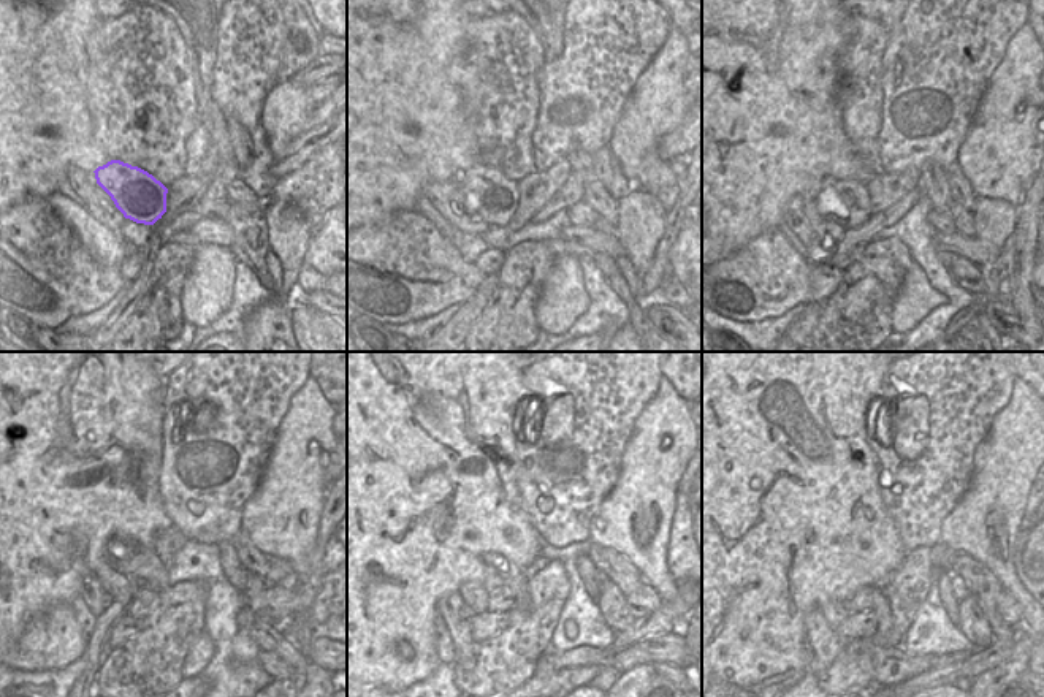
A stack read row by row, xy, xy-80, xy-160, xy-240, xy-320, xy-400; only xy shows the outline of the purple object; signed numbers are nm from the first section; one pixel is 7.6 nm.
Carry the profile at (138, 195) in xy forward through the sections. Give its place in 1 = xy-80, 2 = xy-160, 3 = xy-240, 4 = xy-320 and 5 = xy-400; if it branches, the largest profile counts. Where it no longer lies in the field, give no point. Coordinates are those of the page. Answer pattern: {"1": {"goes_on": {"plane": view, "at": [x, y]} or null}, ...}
{"1": {"goes_on": {"plane": "xy-80", "at": [496, 197]}}, "2": {"goes_on": {"plane": "xy-160", "at": [846, 201]}}, "3": {"goes_on": {"plane": "xy-240", "at": [144, 566]}}, "4": {"goes_on": {"plane": "xy-320", "at": [517, 580]}}, "5": {"goes_on": {"plane": "xy-400", "at": [886, 604]}}}

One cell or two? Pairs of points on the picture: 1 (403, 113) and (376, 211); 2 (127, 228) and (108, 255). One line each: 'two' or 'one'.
1: one
2: two

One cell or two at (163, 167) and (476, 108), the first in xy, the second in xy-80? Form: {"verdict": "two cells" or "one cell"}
{"verdict": "one cell"}

